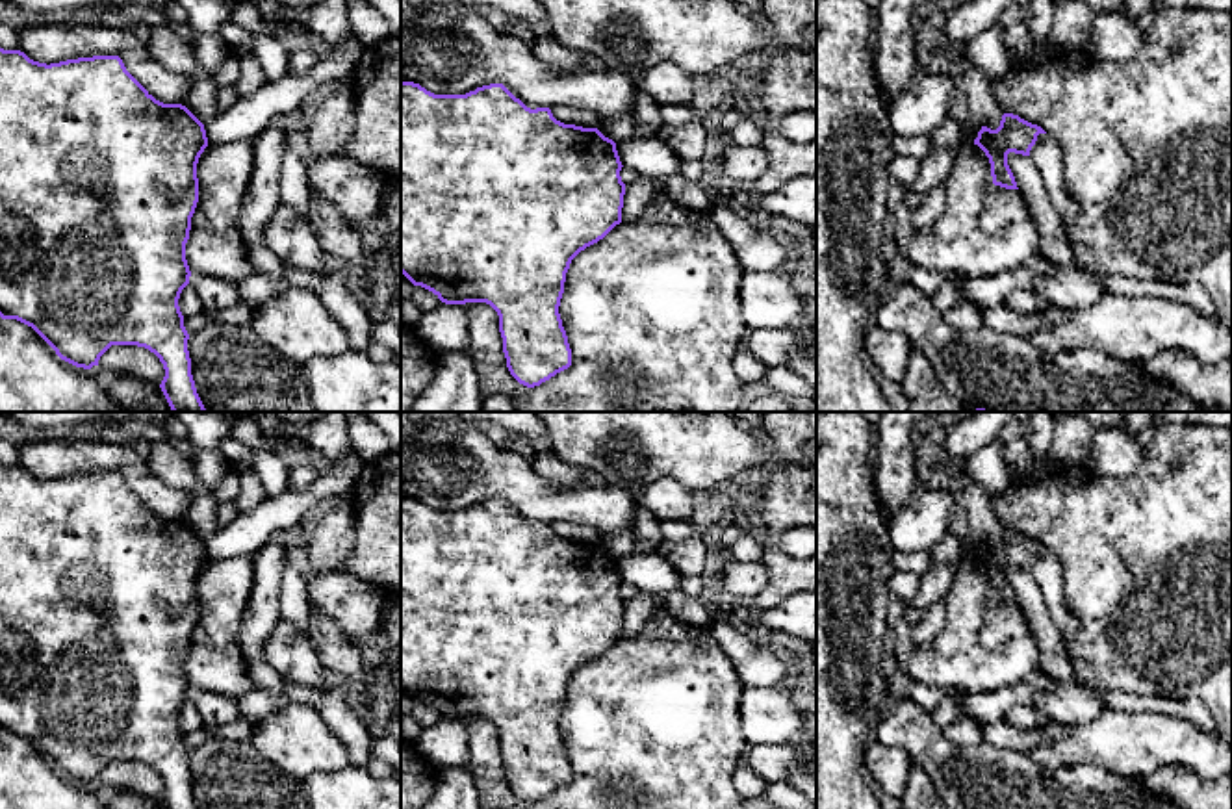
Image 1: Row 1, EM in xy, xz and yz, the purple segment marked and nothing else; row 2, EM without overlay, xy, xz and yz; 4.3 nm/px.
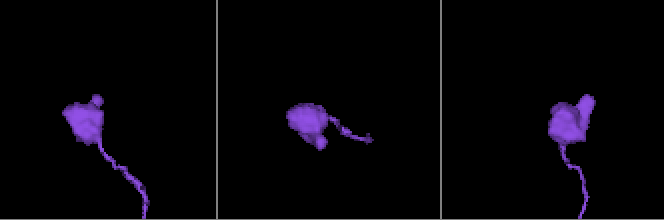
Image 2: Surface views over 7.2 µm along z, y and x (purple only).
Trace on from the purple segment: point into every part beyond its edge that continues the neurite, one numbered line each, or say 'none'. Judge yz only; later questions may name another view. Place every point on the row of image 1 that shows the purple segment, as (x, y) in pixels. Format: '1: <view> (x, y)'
none

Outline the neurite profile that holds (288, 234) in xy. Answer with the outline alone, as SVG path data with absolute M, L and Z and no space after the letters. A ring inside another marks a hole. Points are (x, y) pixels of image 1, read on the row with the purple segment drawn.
M280 202L276 206L263 239L286 265L304 269L310 275L328 273L328 256L321 249L308 219L288 204Z

